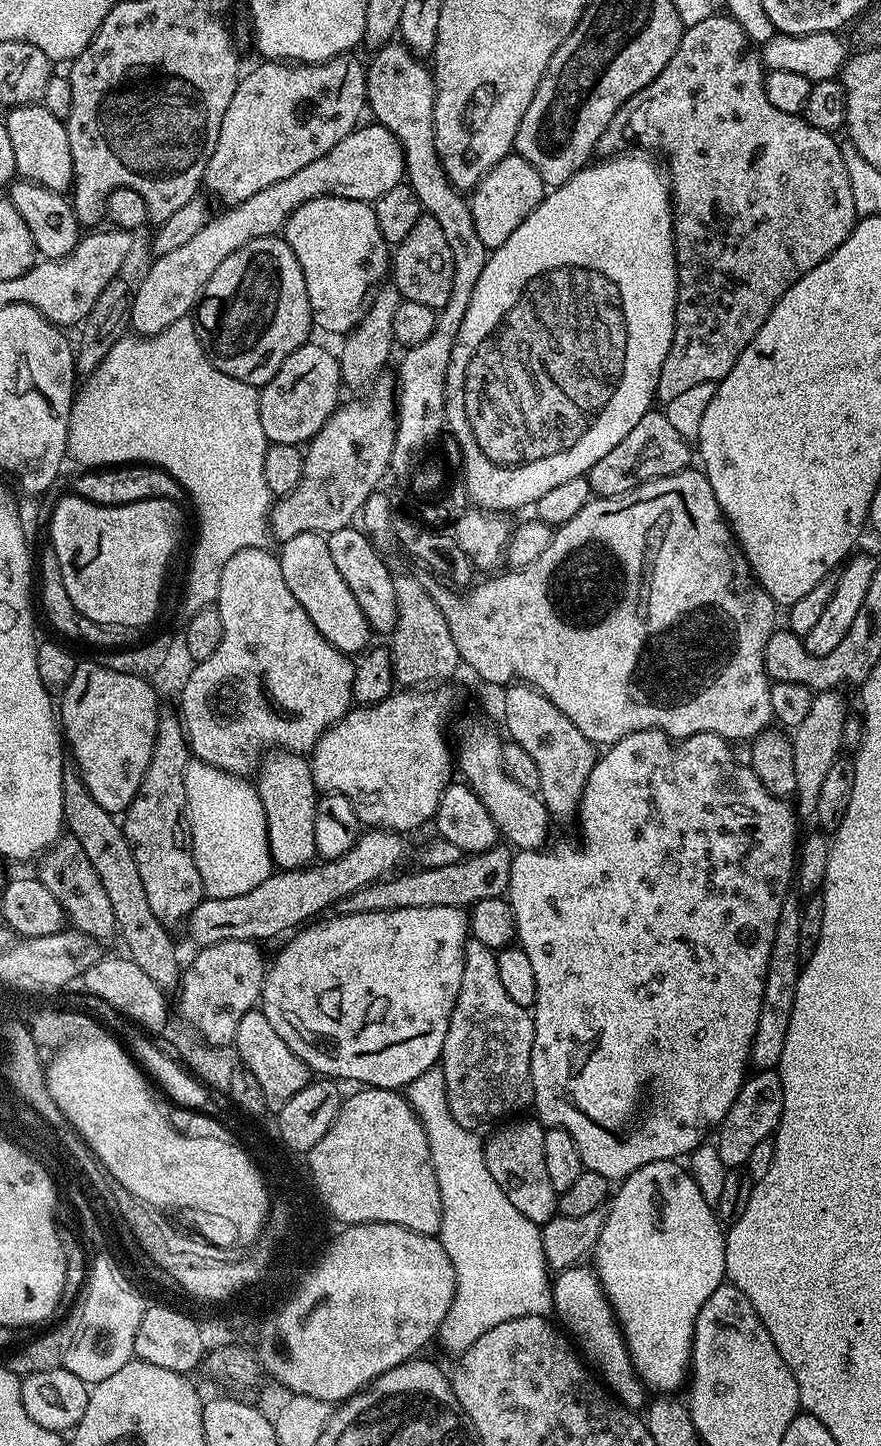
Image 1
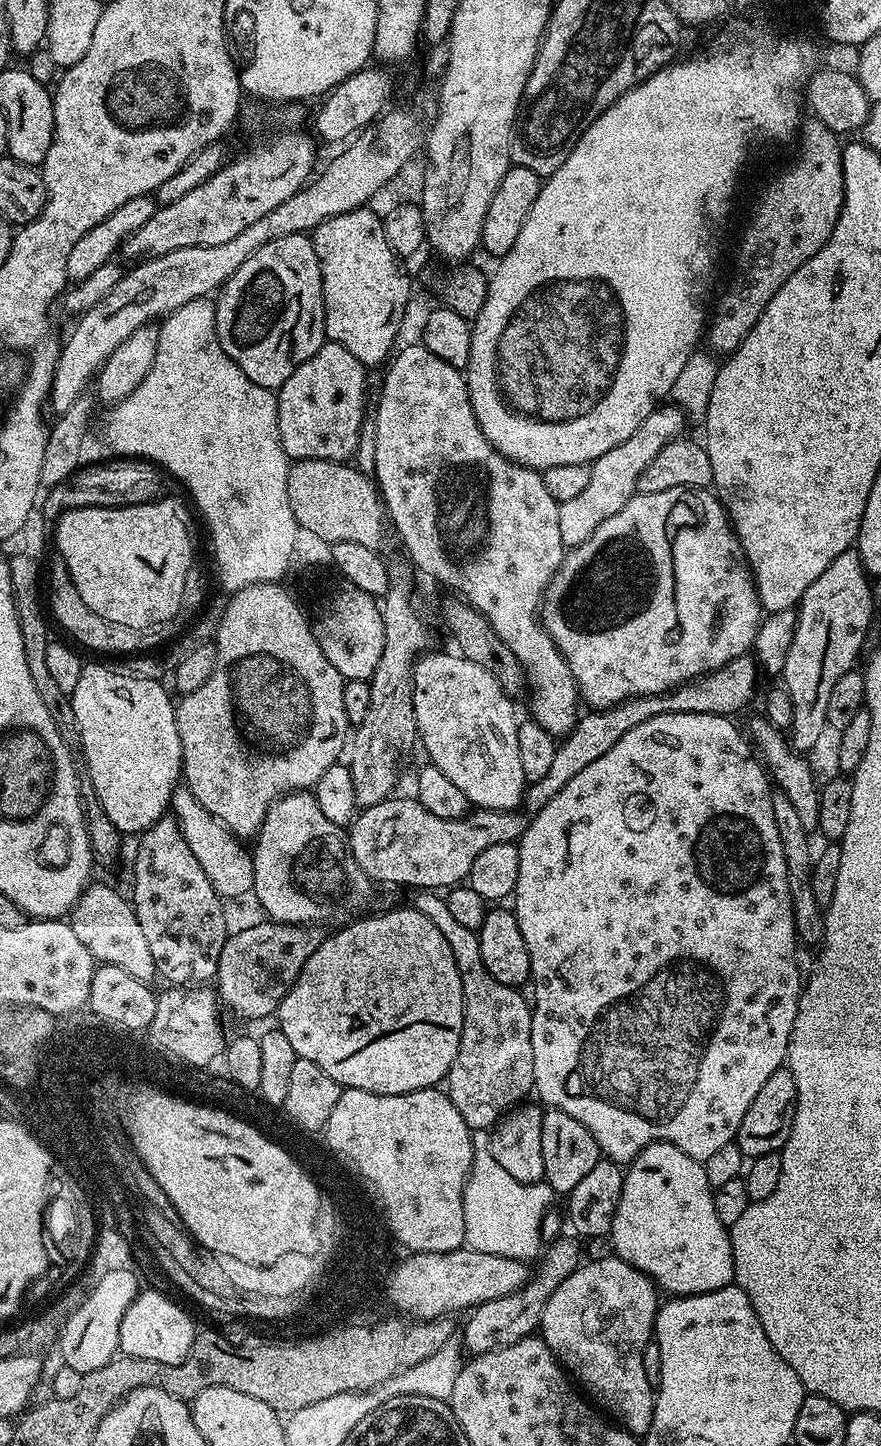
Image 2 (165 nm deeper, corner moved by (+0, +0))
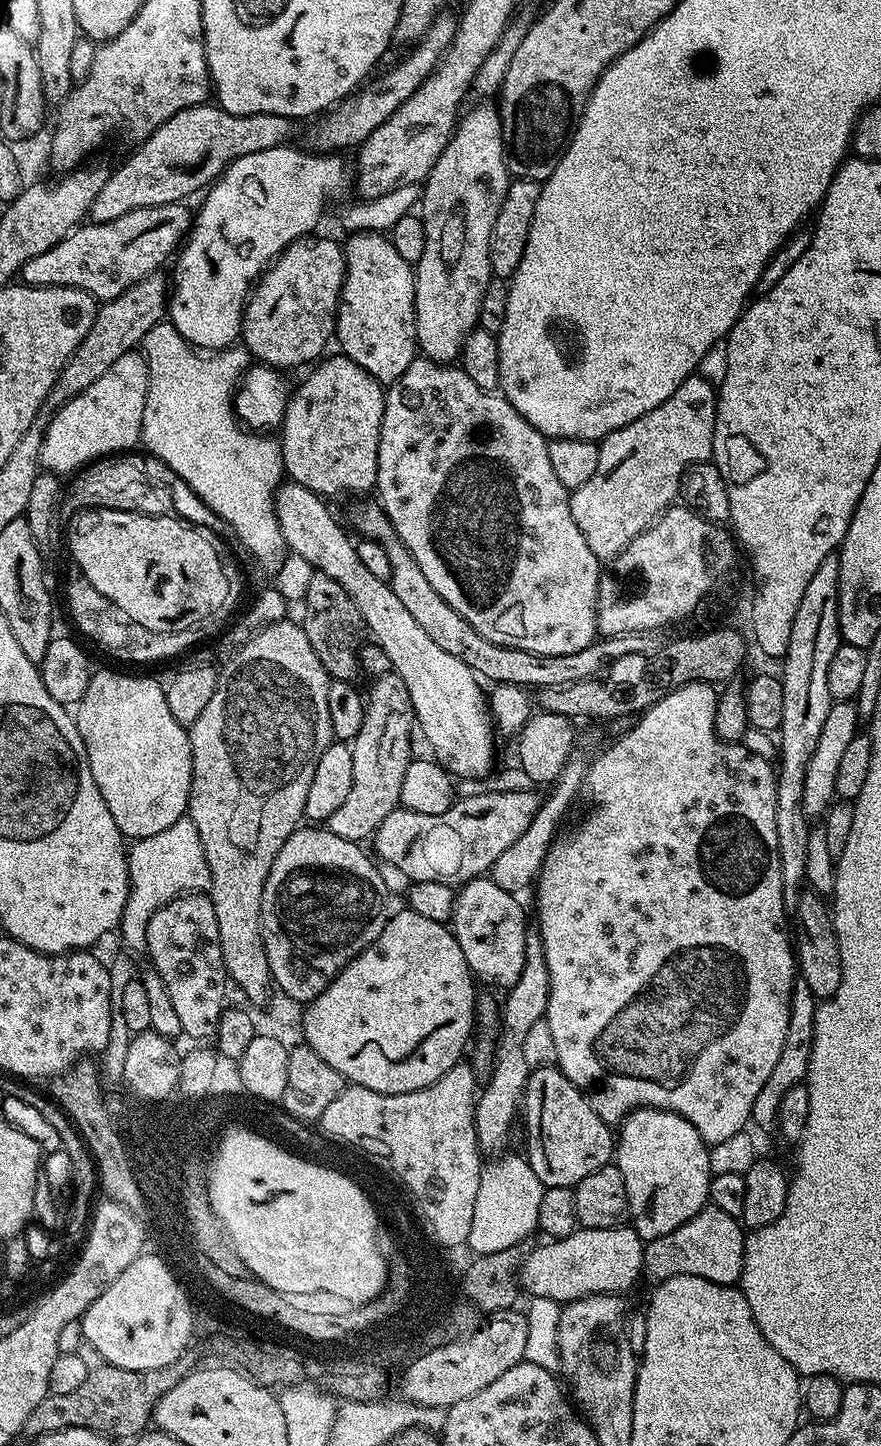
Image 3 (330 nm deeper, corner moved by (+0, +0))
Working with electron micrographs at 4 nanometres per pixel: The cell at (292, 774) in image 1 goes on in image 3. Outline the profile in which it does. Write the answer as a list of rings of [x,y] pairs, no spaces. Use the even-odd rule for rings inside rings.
[[[307,826],[297,828],[295,832],[290,834],[290,838],[286,838],[286,842],[282,842],[282,850],[278,850],[278,858],[274,858],[274,866],[270,866],[270,874],[266,878],[266,886],[262,890],[262,914],[260,915],[260,929],[262,930],[262,938],[264,939],[264,949],[266,950],[266,958],[272,971],[272,979],[275,987],[281,993],[301,1002],[310,1002],[314,998],[318,998],[318,994],[322,994],[322,990],[326,990],[326,986],[330,986],[330,982],[334,977],[357,954],[362,950],[366,950],[379,938],[390,915],[390,907],[388,908],[390,893],[386,890],[386,886],[382,882],[382,874],[380,873],[377,861],[371,855],[368,857],[360,849],[363,847],[357,841],[338,838],[338,834],[334,834],[327,826],[308,827],[312,828],[307,828]]]

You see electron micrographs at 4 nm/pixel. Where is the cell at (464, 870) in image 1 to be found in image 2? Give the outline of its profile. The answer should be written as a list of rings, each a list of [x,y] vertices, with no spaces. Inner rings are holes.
[[[261,921],[229,935],[219,955],[214,977],[217,997],[223,1007],[248,1020],[266,1018],[279,1009],[281,998],[292,988],[306,959],[328,935],[321,925]]]

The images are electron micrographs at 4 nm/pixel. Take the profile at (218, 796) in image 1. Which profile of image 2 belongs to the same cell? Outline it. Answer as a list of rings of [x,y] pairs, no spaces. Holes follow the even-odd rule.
[[[177,787],[176,793],[172,796],[171,807],[180,821],[186,842],[190,842],[190,850],[194,850],[194,858],[198,858],[202,870],[206,870],[206,878],[210,878],[217,894],[228,902],[235,896],[247,897],[252,891],[252,857],[249,849],[244,849],[240,845],[243,843],[233,836],[232,831],[225,824],[215,820],[196,801],[188,787]]]

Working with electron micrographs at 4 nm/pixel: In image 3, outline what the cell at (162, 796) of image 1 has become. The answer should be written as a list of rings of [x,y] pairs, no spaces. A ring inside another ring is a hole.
[[[185,892],[174,897],[170,902],[159,905],[156,912],[147,917],[144,925],[146,934],[146,956],[152,959],[151,967],[162,978],[174,1002],[174,1010],[182,1021],[182,1033],[192,1042],[204,1042],[216,1031],[216,1021],[226,1007],[224,995],[230,989],[228,971],[222,962],[222,942],[218,942],[218,918],[214,914],[214,902],[211,895],[203,892]]]

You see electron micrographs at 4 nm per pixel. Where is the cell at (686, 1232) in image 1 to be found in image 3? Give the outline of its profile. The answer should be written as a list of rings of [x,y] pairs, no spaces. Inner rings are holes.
[[[638,1108],[624,1117],[614,1140],[614,1163],[626,1182],[630,1226],[641,1240],[657,1240],[670,1234],[677,1224],[694,1218],[694,1214],[701,1212],[709,1203],[708,1191],[713,1178],[709,1149],[698,1130],[694,1130],[686,1118],[677,1116],[675,1112],[667,1112],[664,1108]]]

